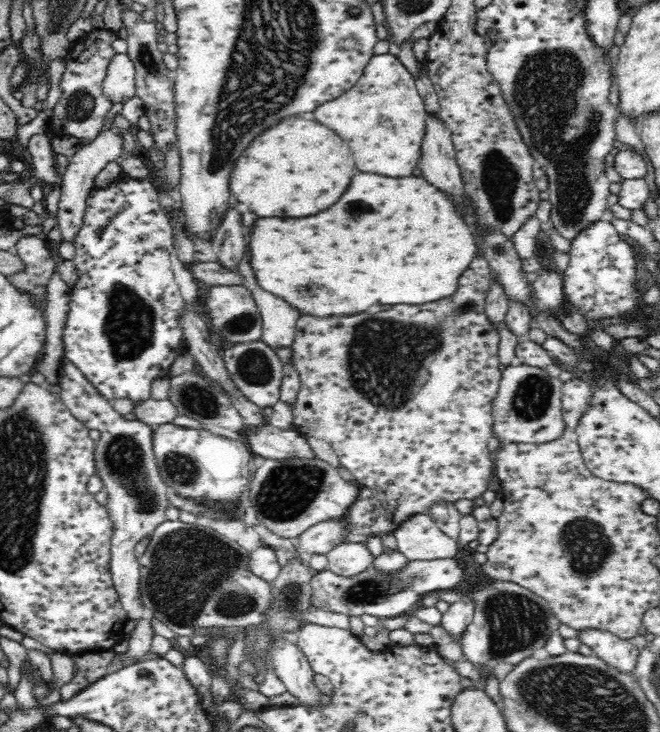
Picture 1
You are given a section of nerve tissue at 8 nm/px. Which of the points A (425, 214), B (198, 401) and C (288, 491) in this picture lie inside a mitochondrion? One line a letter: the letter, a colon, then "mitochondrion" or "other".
A: other
B: mitochondrion
C: mitochondrion

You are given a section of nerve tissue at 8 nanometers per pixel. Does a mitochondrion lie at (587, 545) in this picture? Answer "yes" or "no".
yes

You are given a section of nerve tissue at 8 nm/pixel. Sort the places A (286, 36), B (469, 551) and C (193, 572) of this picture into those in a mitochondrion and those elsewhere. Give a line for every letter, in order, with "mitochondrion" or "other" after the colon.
A: mitochondrion
B: other
C: mitochondrion

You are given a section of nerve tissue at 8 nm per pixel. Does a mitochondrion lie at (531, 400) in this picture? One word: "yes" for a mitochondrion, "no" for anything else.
yes

